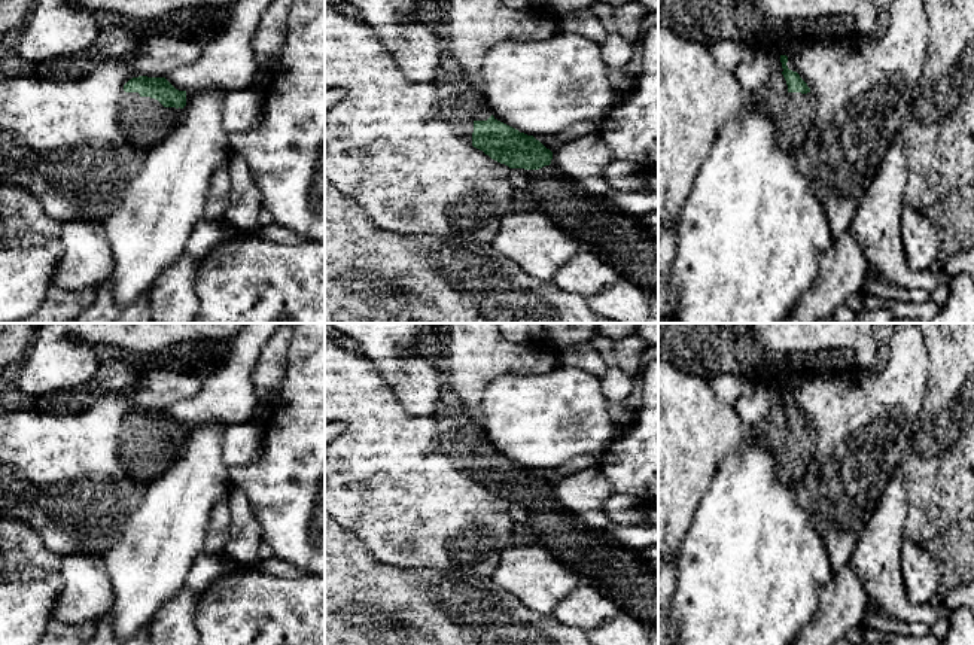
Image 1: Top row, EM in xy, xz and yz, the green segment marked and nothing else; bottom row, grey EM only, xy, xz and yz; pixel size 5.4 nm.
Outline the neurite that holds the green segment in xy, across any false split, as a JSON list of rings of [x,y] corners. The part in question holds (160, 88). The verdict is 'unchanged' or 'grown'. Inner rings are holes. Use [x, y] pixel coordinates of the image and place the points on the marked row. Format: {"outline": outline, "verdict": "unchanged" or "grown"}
{"outline": [[[139,76],[121,88],[121,113],[127,130],[137,113],[170,113],[177,119],[185,106],[186,91],[176,89],[165,77]]], "verdict": "grown"}

